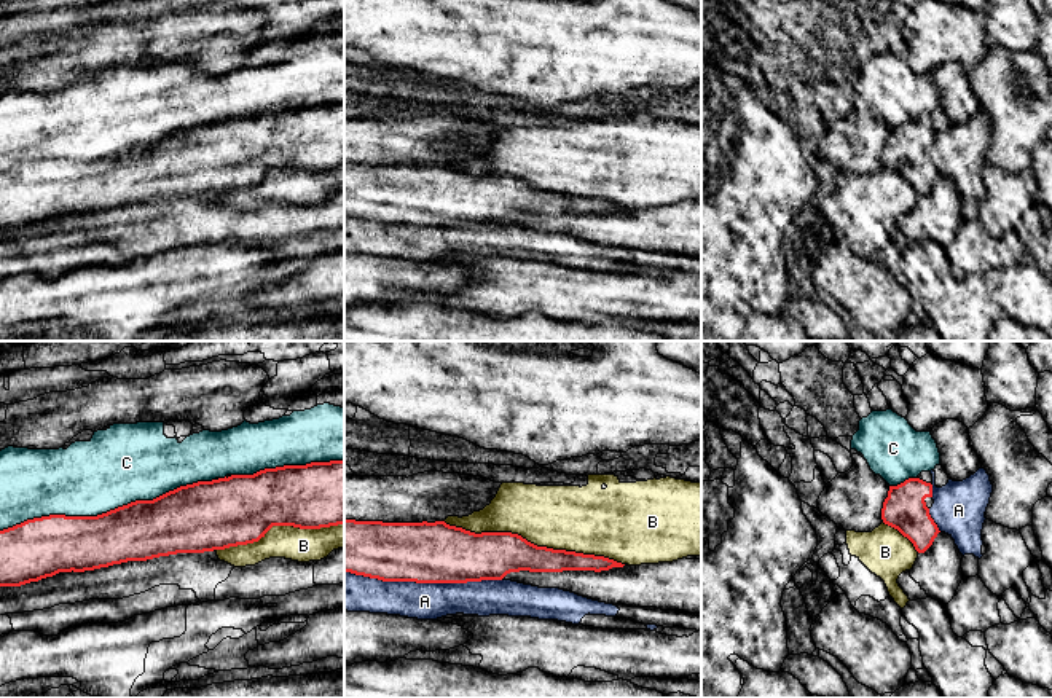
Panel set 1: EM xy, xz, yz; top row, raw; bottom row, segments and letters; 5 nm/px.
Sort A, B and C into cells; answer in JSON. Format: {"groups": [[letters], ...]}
{"groups": [["A"], ["B"], ["C"]]}

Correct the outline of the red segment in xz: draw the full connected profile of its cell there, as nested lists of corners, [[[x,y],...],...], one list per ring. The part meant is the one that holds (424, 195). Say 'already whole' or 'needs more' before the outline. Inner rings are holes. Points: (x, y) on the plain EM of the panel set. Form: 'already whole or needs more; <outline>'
already whole; [[[344,163],[344,215],[383,225],[467,226],[502,223],[510,215],[609,214],[625,207],[595,198],[537,190],[518,177],[475,177],[445,164],[383,166]]]

